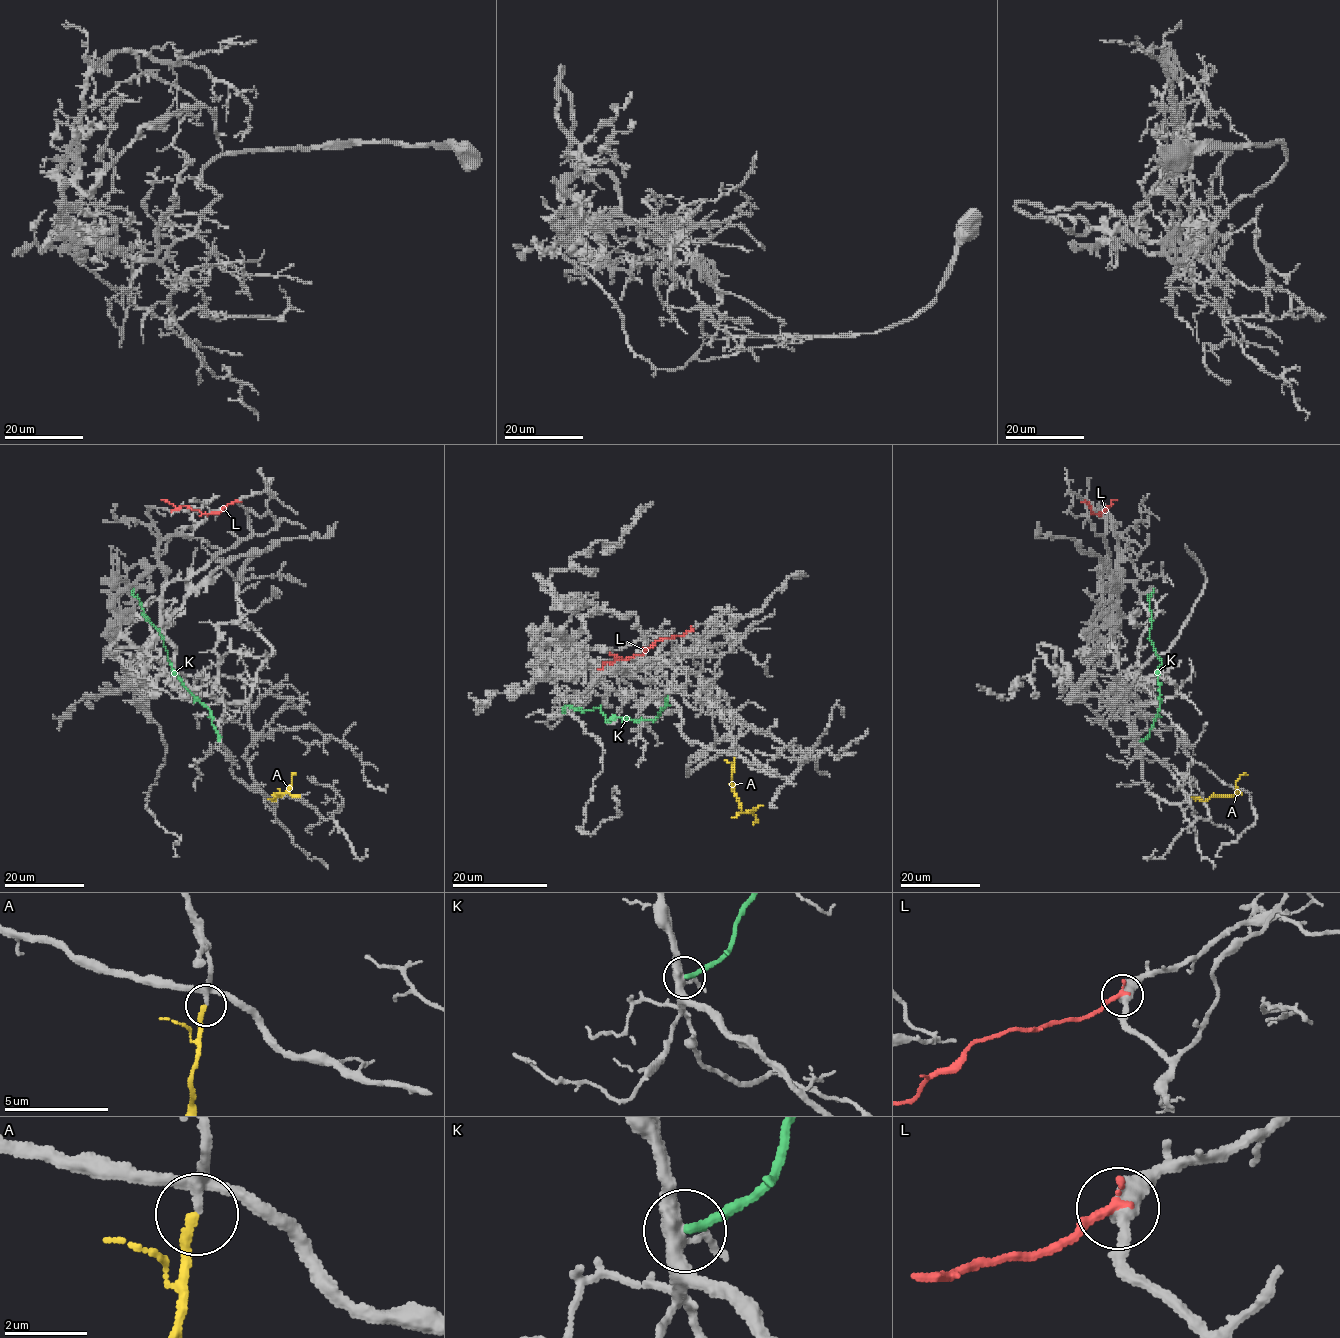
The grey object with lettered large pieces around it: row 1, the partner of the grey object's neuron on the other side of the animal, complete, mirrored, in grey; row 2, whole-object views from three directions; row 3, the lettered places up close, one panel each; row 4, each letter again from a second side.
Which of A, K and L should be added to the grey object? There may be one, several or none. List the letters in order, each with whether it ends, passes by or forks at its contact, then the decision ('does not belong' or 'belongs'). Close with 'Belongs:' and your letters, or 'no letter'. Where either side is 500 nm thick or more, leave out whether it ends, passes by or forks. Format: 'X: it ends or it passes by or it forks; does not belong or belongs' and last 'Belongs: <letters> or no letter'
A: it ends; belongs
K: it ends; does not belong
L: it ends; does not belong
Belongs: A

